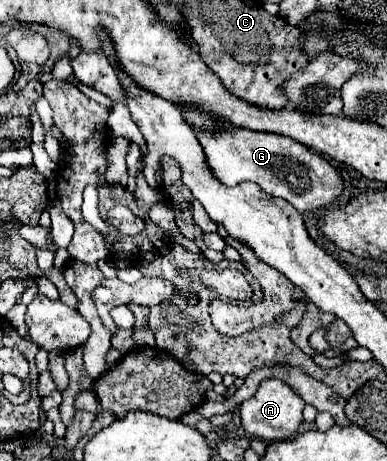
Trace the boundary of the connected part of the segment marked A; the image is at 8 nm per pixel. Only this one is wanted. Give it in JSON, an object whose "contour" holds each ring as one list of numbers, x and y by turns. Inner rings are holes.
{"contour":[[269,378,259,384,257,394,251,400,245,400,239,406,239,416,247,434,263,438,265,442,275,442,275,440,287,440,295,436,299,424,303,422,303,408,305,408,305,402,301,400,299,394,287,388,285,382,277,378]]}

